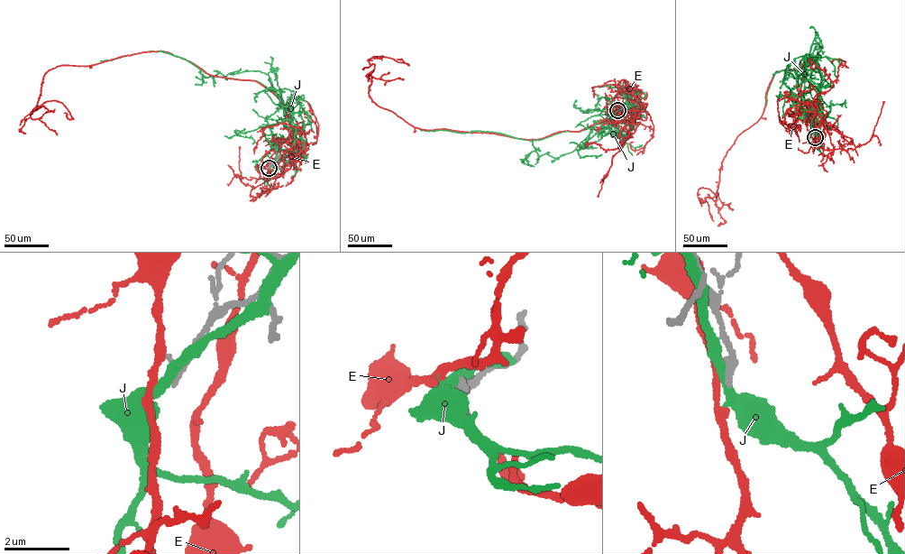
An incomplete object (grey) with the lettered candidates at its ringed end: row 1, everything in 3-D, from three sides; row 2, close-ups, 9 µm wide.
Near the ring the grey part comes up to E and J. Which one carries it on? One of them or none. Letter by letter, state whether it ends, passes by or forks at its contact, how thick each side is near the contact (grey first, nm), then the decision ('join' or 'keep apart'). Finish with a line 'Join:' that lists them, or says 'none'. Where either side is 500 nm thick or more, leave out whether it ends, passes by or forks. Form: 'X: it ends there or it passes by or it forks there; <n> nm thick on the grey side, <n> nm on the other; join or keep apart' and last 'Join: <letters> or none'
E: it passes by; 240 nm thick on the grey side, 240 nm on the other; keep apart
J: it passes by; 240 nm thick on the grey side, 300 nm on the other; keep apart
Join: none

